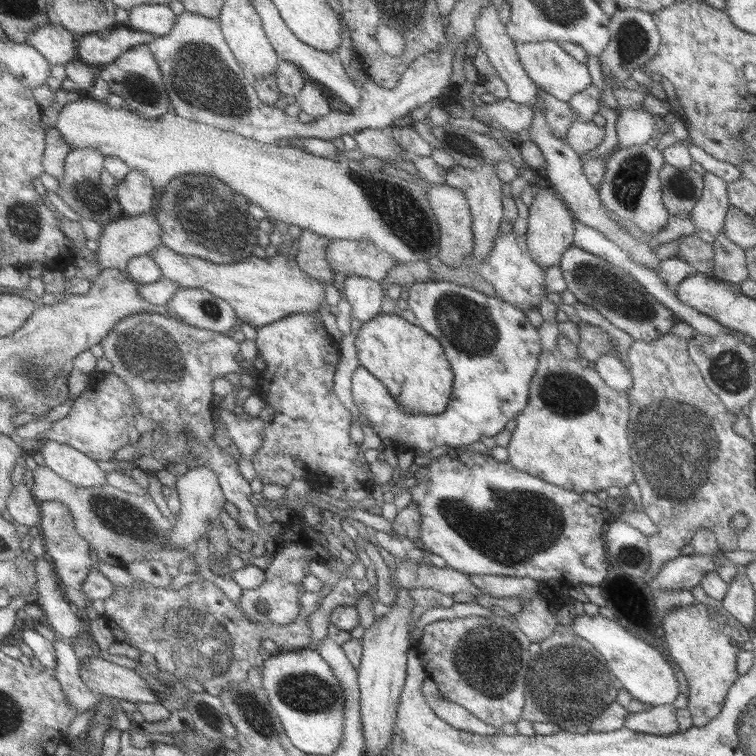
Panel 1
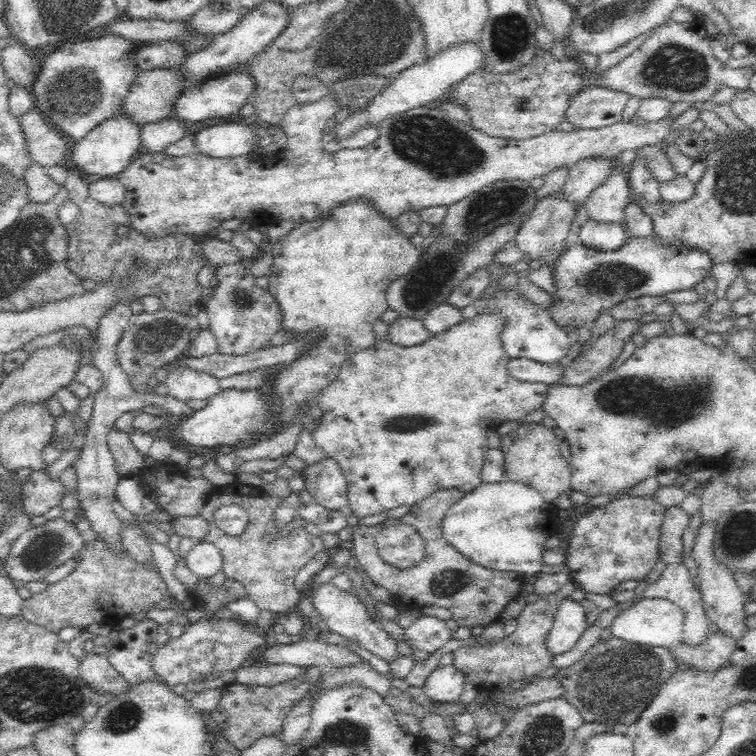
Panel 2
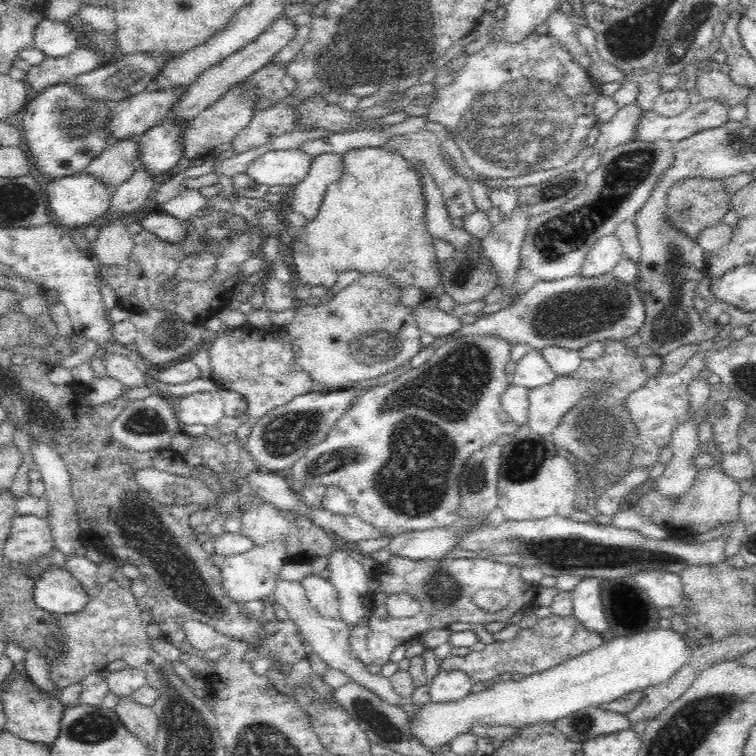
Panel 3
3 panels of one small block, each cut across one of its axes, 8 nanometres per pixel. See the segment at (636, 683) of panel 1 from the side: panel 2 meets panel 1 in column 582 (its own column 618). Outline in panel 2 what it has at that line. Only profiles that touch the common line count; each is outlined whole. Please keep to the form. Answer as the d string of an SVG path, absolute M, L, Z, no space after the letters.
M652 597L642 598L614 618L612 637L629 644L671 649L683 642L684 615L671 600Z

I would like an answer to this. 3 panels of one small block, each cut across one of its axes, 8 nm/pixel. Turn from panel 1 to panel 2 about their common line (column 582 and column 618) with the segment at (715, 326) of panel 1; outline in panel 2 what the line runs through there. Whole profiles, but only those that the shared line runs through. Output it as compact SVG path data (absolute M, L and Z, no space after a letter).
M588 219L580 228L577 242L595 250L618 250L627 241L625 227L622 224L602 224Z

